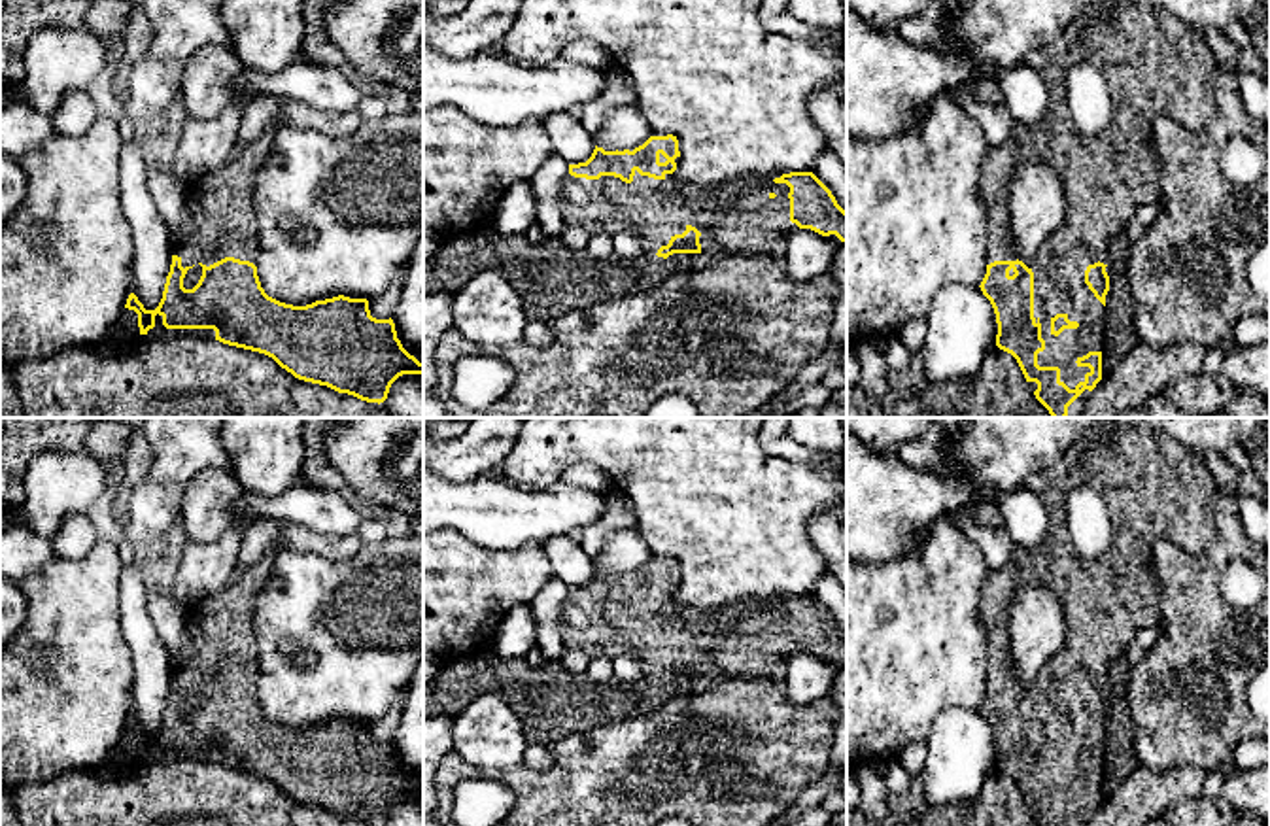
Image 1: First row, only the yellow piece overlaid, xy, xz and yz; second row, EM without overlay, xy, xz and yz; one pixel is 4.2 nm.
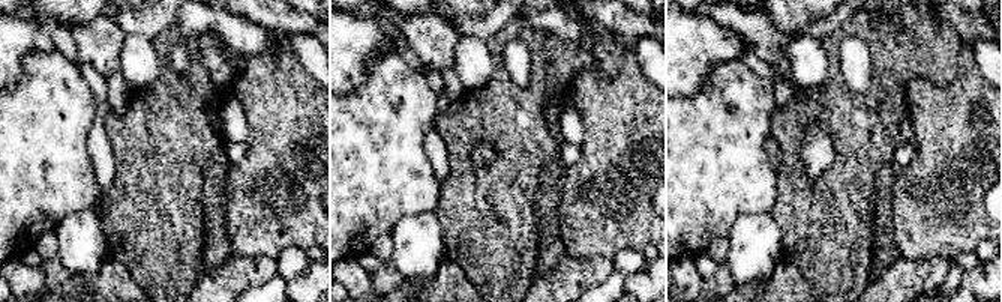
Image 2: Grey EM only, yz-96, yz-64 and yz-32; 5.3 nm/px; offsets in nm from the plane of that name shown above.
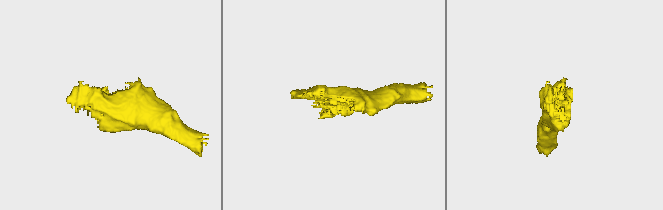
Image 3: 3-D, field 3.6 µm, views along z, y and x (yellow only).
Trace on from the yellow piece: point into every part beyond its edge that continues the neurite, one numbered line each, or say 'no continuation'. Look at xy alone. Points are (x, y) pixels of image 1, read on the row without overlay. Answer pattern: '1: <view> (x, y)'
1: xy (120, 764)

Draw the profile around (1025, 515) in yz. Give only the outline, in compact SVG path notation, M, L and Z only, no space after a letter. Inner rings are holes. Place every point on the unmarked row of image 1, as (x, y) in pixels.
M1022 484L1000 493L996 503L1013 546L1036 548L1047 539L1049 510L1038 491Z

